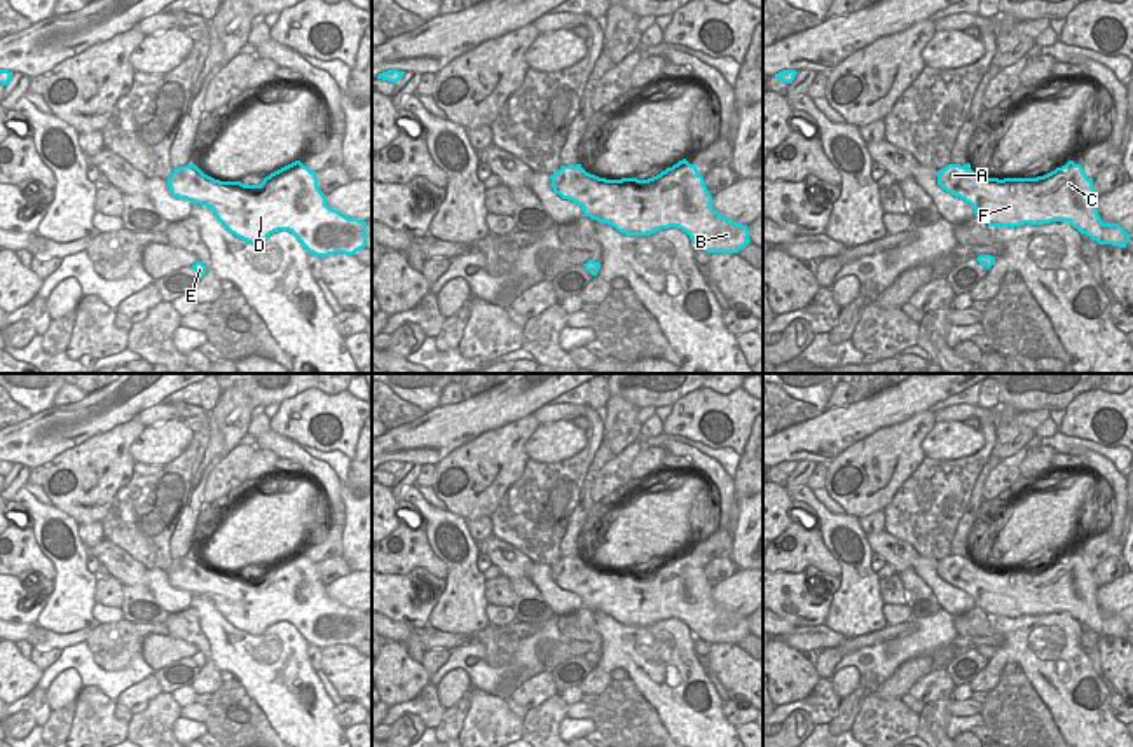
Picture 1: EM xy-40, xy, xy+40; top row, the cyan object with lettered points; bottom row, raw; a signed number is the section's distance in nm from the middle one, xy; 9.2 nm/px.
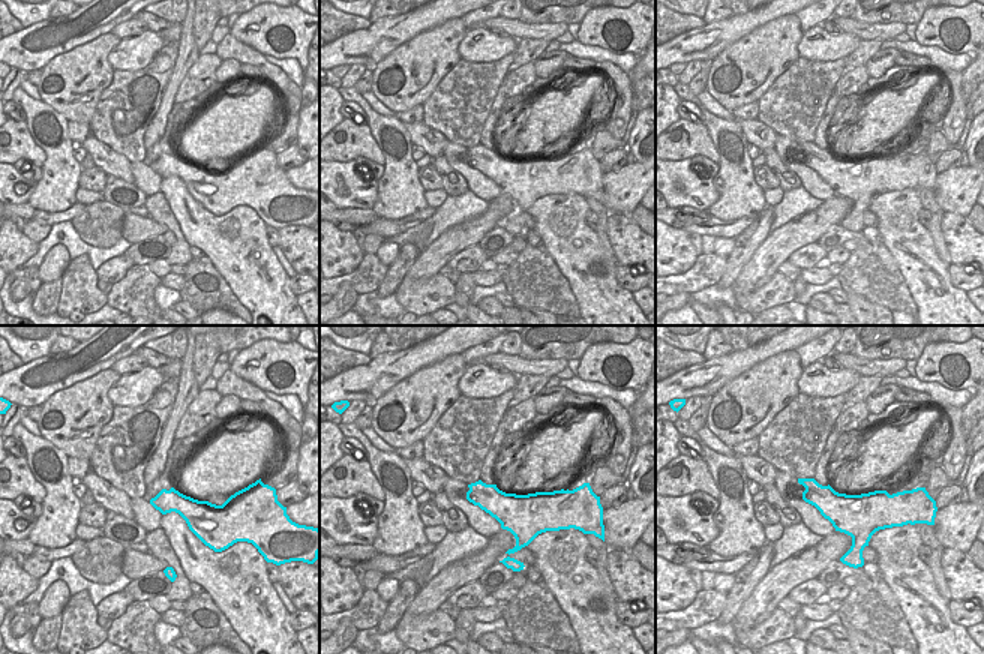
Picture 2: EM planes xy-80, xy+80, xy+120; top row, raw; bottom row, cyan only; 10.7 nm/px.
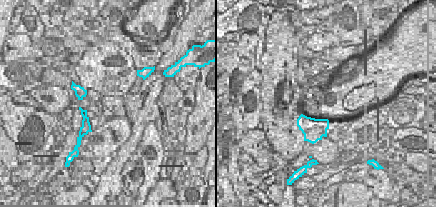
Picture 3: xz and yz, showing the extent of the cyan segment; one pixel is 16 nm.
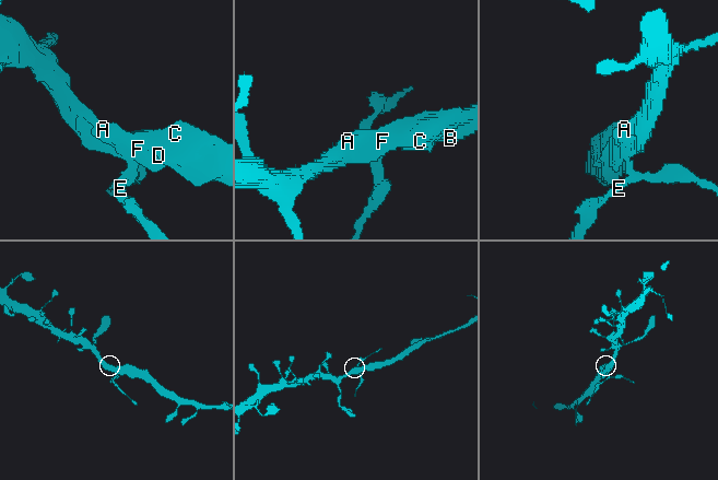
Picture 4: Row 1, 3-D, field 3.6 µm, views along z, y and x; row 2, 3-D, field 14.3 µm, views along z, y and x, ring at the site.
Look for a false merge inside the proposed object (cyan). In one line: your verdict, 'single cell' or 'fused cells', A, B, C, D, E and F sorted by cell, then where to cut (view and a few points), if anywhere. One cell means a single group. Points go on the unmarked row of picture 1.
fused cells; A B C D F / E; cut in xy along (589, 651), (599, 657)

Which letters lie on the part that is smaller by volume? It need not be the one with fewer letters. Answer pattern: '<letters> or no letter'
E

